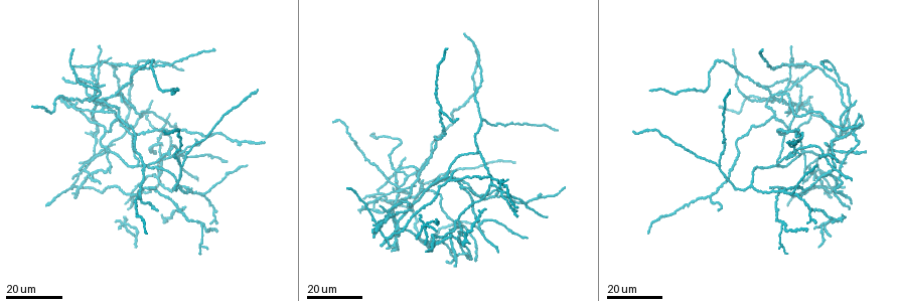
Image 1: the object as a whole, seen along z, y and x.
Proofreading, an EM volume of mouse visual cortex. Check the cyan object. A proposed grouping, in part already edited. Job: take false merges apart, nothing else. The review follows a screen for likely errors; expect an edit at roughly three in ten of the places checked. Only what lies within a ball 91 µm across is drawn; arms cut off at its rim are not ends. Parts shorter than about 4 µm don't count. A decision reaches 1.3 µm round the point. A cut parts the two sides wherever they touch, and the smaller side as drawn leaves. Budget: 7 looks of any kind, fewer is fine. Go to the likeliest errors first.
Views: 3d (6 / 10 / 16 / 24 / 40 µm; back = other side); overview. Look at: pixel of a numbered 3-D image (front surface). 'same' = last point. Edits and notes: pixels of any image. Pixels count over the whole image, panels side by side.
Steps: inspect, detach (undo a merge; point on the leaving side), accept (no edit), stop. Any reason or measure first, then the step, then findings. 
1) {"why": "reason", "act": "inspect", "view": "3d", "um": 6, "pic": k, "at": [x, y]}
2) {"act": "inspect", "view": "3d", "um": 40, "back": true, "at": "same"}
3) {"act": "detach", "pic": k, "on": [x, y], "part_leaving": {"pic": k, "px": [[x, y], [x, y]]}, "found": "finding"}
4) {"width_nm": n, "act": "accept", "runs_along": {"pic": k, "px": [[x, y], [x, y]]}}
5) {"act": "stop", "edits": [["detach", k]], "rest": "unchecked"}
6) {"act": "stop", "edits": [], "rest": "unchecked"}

{"why": "arms part here", "act": "inspect", "view": "3d", "um": 24, "pic": 1, "at": [202, 224]}

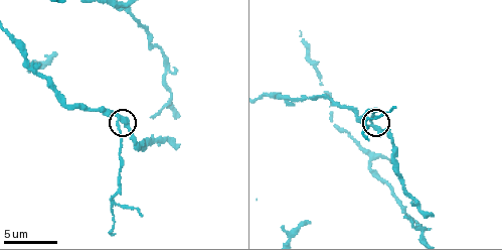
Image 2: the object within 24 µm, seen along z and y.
{"why": "zoom in", "act": "inspect", "view": "3d", "um": 10, "pic": 2, "at": [373, 125]}

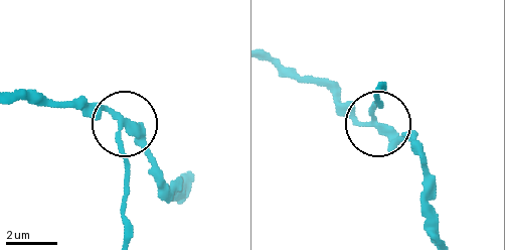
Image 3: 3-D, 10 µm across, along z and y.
{"arms": 3, "act": "accept", "runs_along": {"pic": 3, "px": [[20, 94], [111, 112], [167, 183]]}, "found": "all the same cell"}

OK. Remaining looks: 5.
{"act": "inspect", "view": "3d", "um": 24, "pic": 1, "at": [377, 194]}

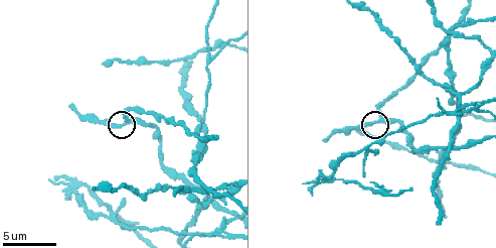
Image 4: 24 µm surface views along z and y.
{"act": "inspect", "view": "3d", "um": 10, "pic": 4, "at": [380, 120]}

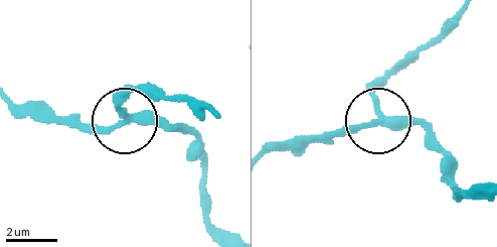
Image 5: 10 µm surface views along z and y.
{"act": "inspect", "view": "3d", "um": 10, "back": true, "pic": 5, "at": [379, 118]}

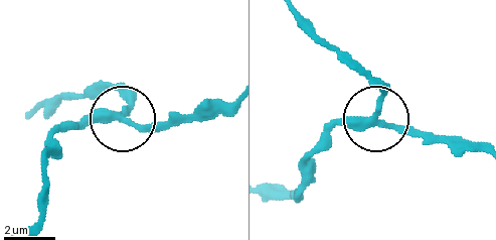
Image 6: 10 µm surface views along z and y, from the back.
{"side_arm_um": 7, "act": "accept", "runs_along": {"pic": 6, "px": [[274, 189], [294, 200], [302, 160], [345, 122], [460, 134]]}, "found": "one cell here"}

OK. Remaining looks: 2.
{"why": "two arms in line, one across", "act": "inspect", "view": "3d", "um": 16, "pic": 4, "at": [200, 145]}

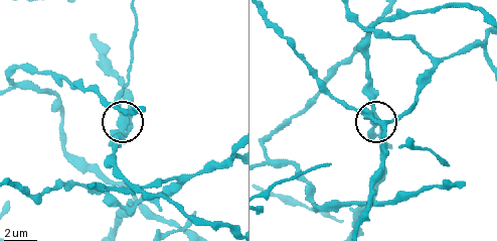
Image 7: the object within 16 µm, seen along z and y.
{"why": "from behind", "act": "inspect", "view": "3d", "um": 16, "back": true, "pic": 7, "at": [125, 121]}

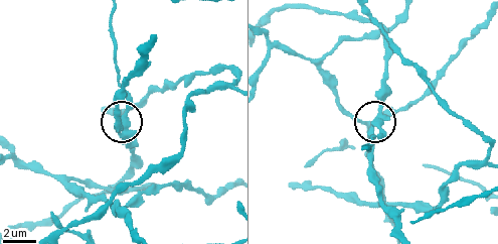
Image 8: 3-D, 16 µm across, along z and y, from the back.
{"side_arm_um": 16, "act": "detach", "pic": 8, "on": [128, 109], "found": "two cells meet here"}

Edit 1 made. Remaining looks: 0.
{"act": "stop", "edits": [["detach", 8]], "rest": "unchecked"}

